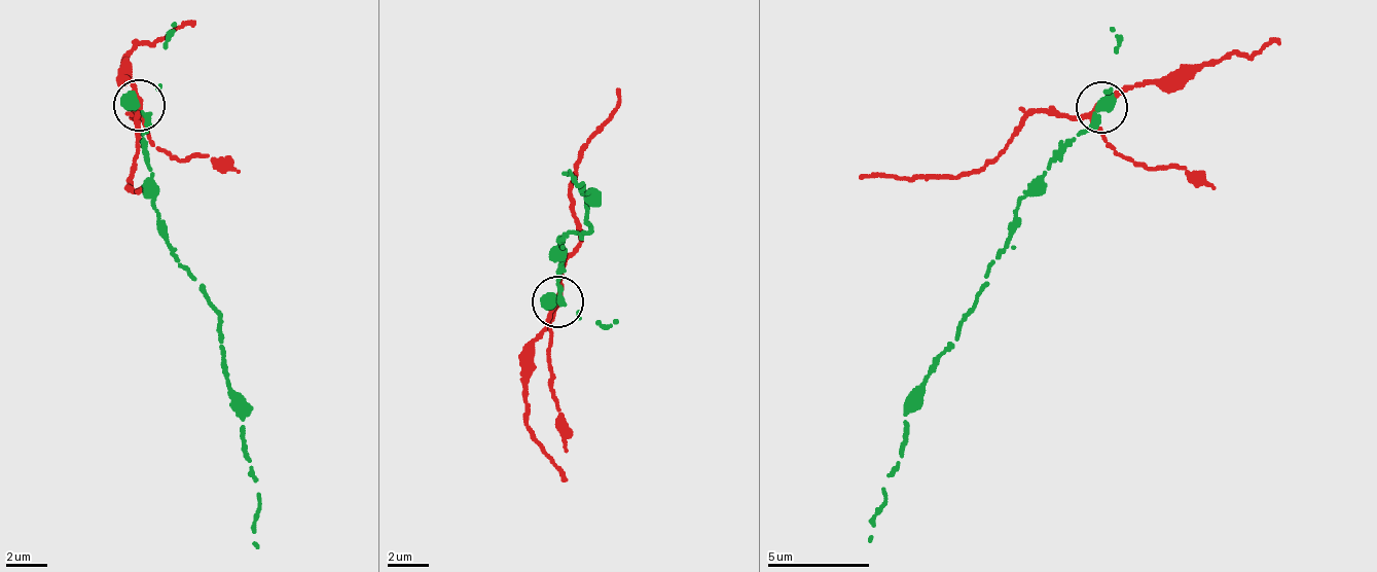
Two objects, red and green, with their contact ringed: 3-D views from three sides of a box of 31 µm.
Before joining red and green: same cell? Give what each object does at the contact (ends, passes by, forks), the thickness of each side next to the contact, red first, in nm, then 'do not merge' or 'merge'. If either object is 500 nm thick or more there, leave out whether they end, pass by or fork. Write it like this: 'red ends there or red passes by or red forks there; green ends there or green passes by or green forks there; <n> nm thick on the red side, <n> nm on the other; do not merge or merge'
200 nm thick on the red side, 550 nm on the other; merge

